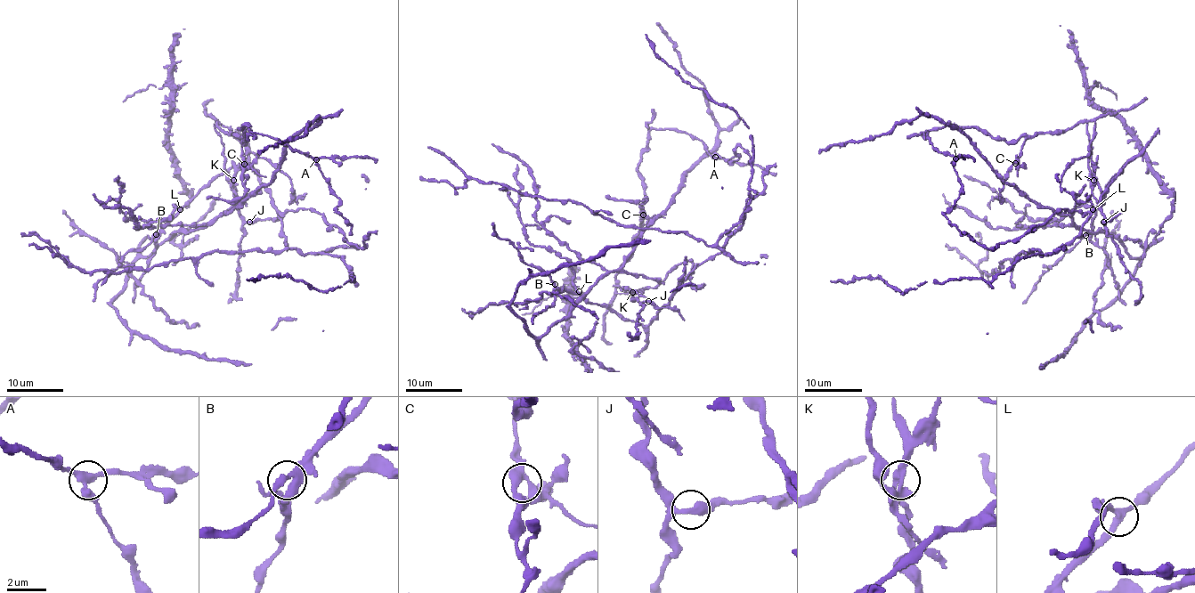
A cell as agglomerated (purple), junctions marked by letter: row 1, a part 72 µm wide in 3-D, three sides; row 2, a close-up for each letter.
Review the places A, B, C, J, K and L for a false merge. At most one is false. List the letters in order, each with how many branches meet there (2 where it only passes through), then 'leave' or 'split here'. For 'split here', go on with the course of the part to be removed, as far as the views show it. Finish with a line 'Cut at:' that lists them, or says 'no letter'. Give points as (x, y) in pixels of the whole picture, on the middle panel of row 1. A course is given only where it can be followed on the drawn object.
A: 3 branches meet; leave
B: 3 branches meet; leave
C: 3 branches meet; leave
J: 3 branches meet; leave
K: 3 branches meet; split here; foreign part runs (632, 291), (613, 286)
L: 3 branches meet; leave
Cut at: K

